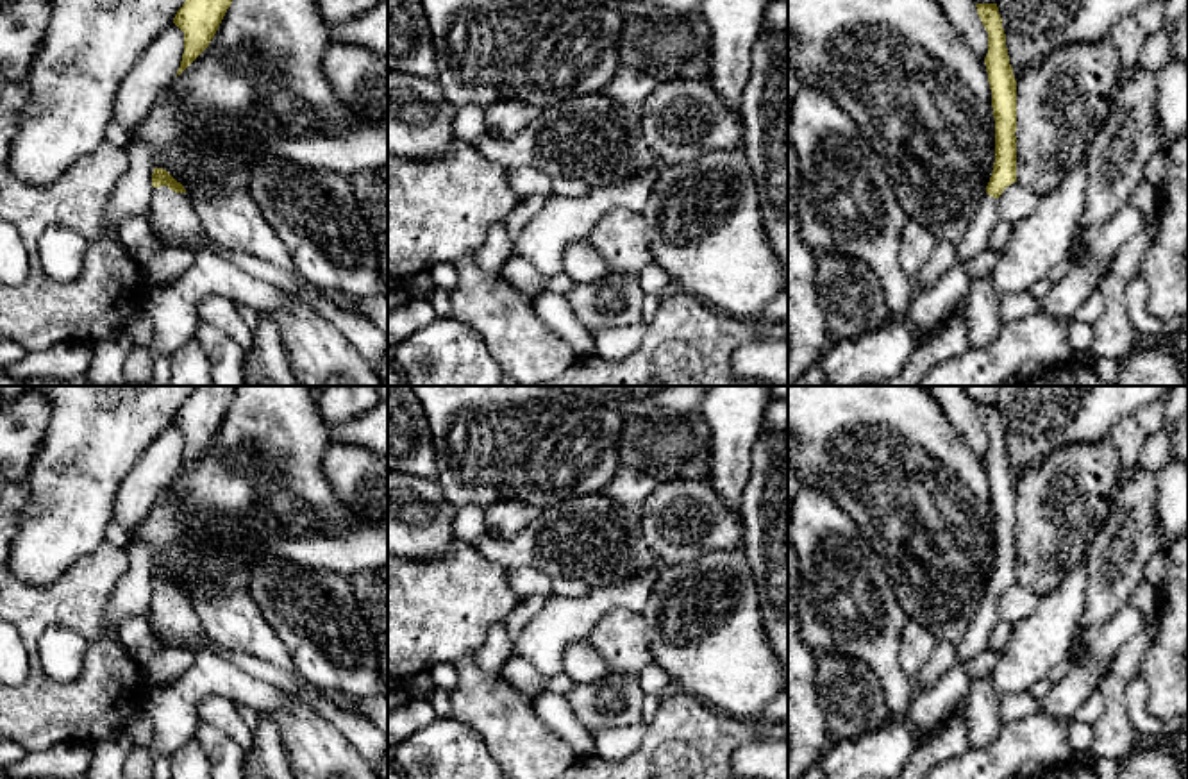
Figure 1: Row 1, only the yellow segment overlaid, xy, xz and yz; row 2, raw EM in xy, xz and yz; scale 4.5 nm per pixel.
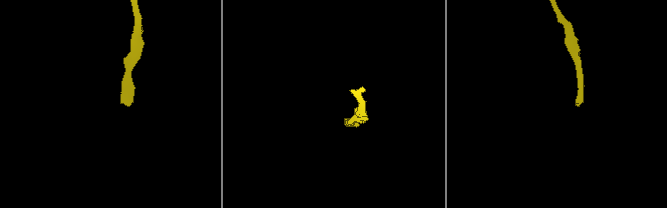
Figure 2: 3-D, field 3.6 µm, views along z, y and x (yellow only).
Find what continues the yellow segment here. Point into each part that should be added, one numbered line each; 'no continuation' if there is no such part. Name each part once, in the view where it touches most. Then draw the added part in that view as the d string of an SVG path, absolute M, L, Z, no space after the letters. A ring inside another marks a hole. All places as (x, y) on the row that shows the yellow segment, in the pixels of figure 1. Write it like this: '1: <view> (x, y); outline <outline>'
1: xy (174, 217); outline M168 186L154 188L150 211L152 225L163 239L195 254L193 239L205 230L186 193L175 193Z

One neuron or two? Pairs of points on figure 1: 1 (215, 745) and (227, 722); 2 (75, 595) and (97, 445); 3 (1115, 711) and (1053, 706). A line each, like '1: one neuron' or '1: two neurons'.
1: two neurons
2: two neurons
3: two neurons

